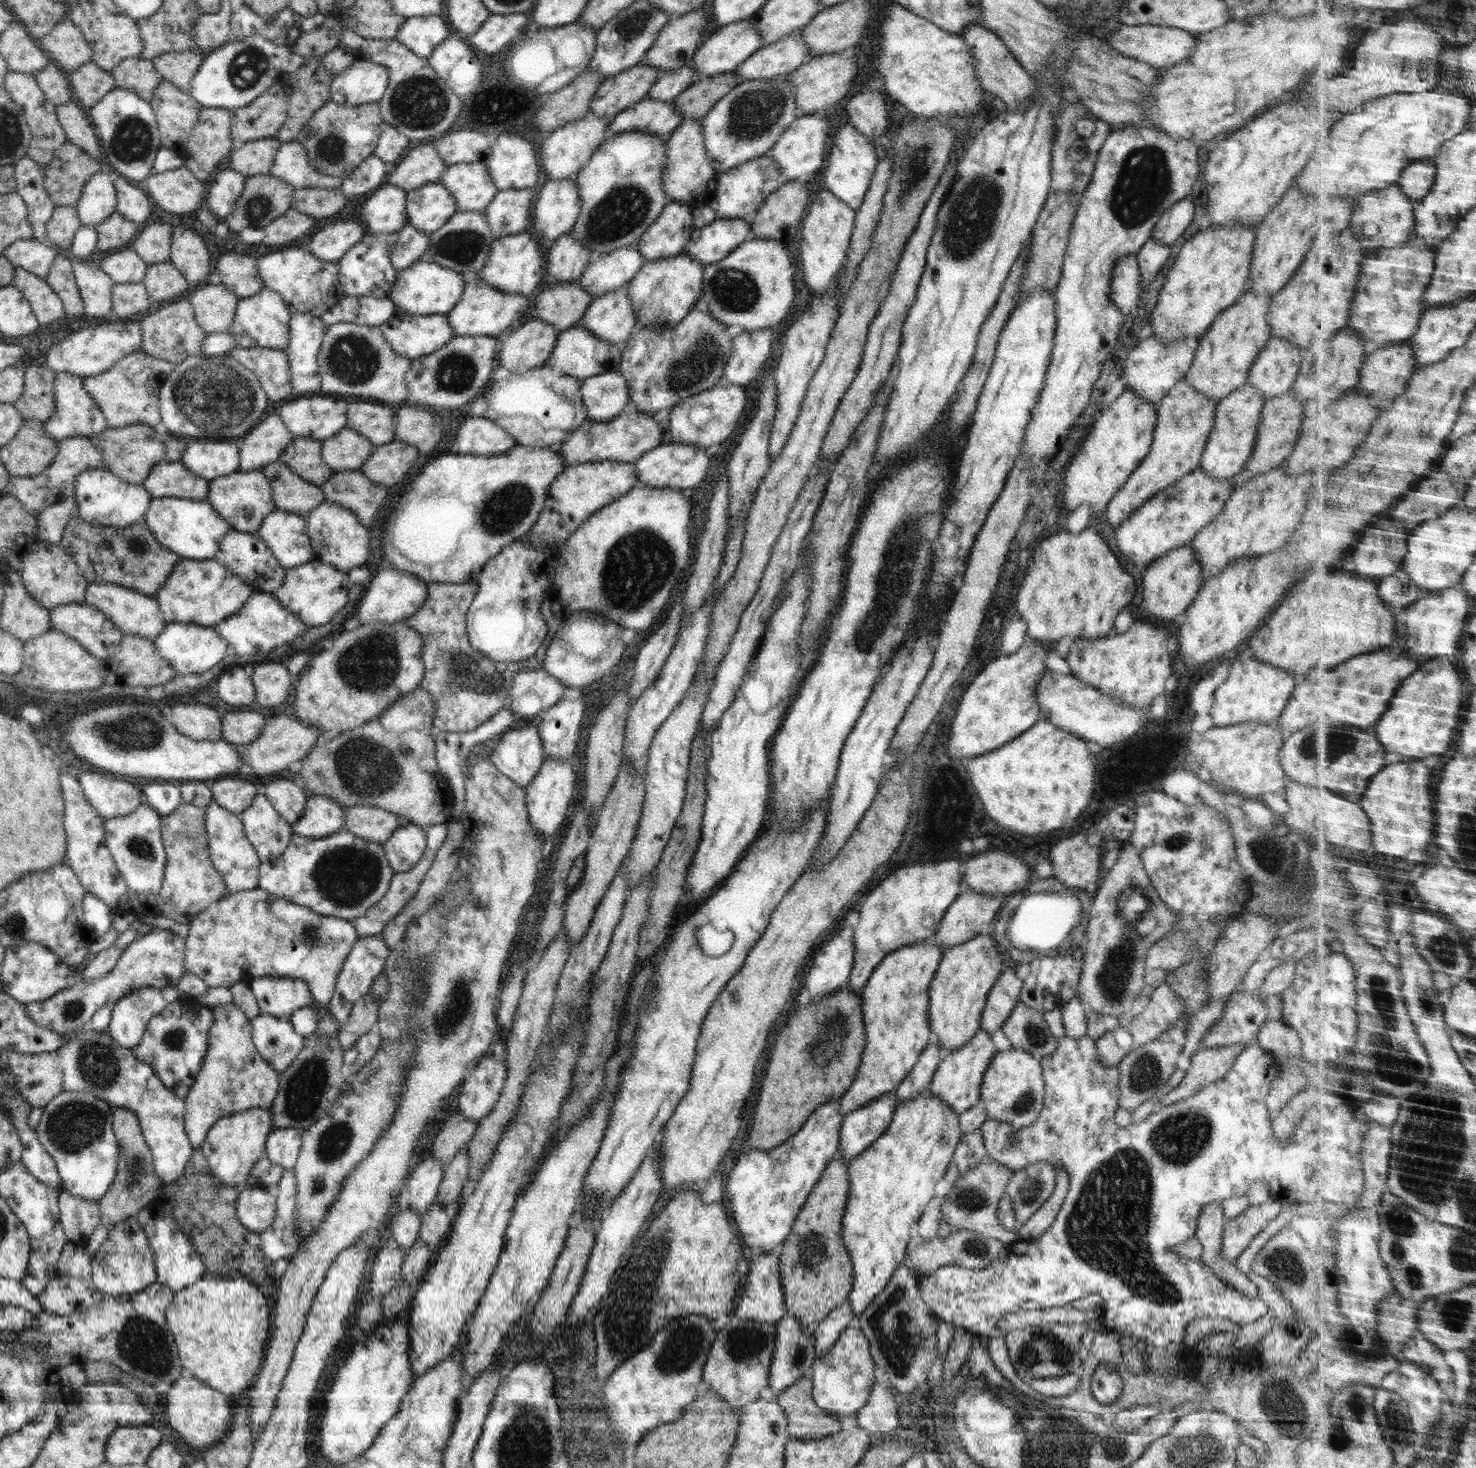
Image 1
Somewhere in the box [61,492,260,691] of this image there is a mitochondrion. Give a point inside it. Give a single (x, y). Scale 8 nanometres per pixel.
(136, 545)

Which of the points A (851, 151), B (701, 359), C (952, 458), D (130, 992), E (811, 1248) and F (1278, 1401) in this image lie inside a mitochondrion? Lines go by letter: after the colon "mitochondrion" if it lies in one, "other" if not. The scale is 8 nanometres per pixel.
A: other
B: mitochondrion
C: other
D: other
E: mitochondrion
F: mitochondrion

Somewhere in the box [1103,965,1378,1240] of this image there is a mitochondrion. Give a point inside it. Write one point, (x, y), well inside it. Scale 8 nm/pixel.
(1145, 1067)

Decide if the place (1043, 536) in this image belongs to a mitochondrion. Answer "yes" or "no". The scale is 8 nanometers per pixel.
no

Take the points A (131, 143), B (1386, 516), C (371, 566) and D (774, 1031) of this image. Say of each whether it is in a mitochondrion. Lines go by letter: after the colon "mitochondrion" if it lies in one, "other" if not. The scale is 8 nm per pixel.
A: mitochondrion
B: other
C: other
D: other

